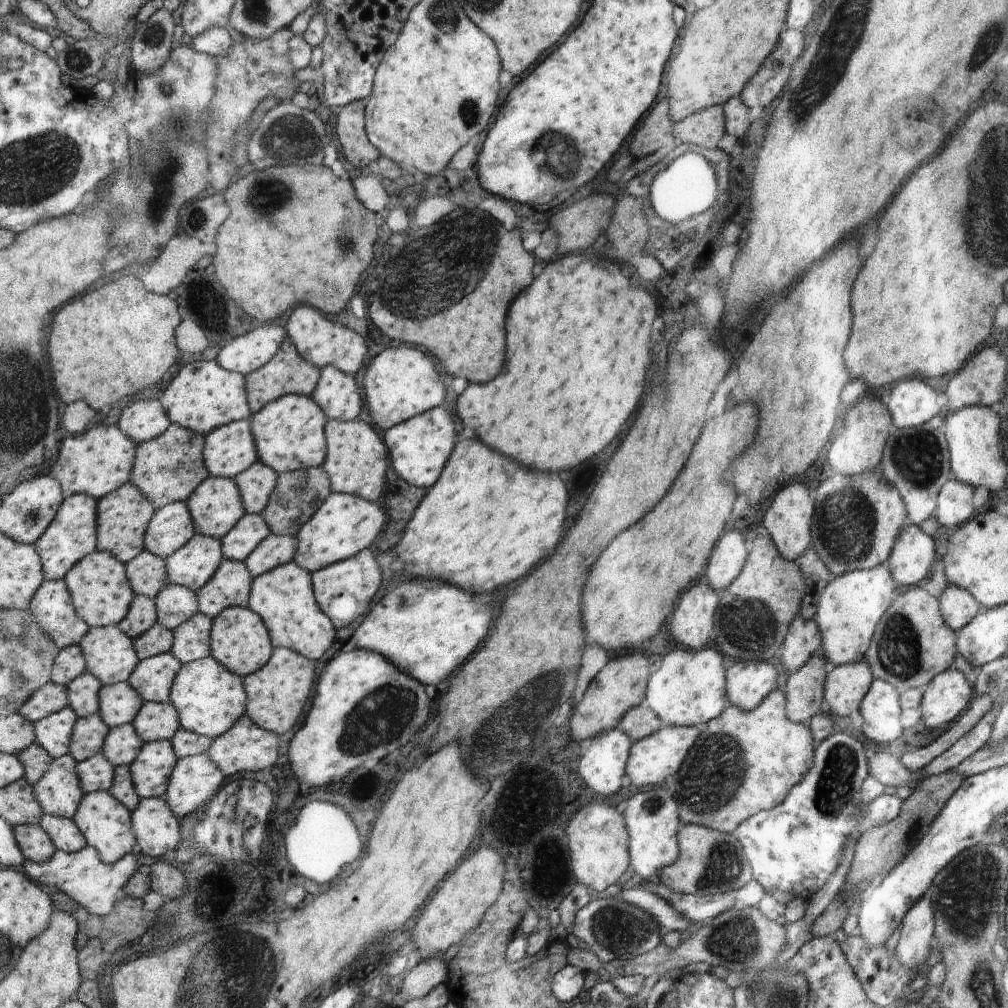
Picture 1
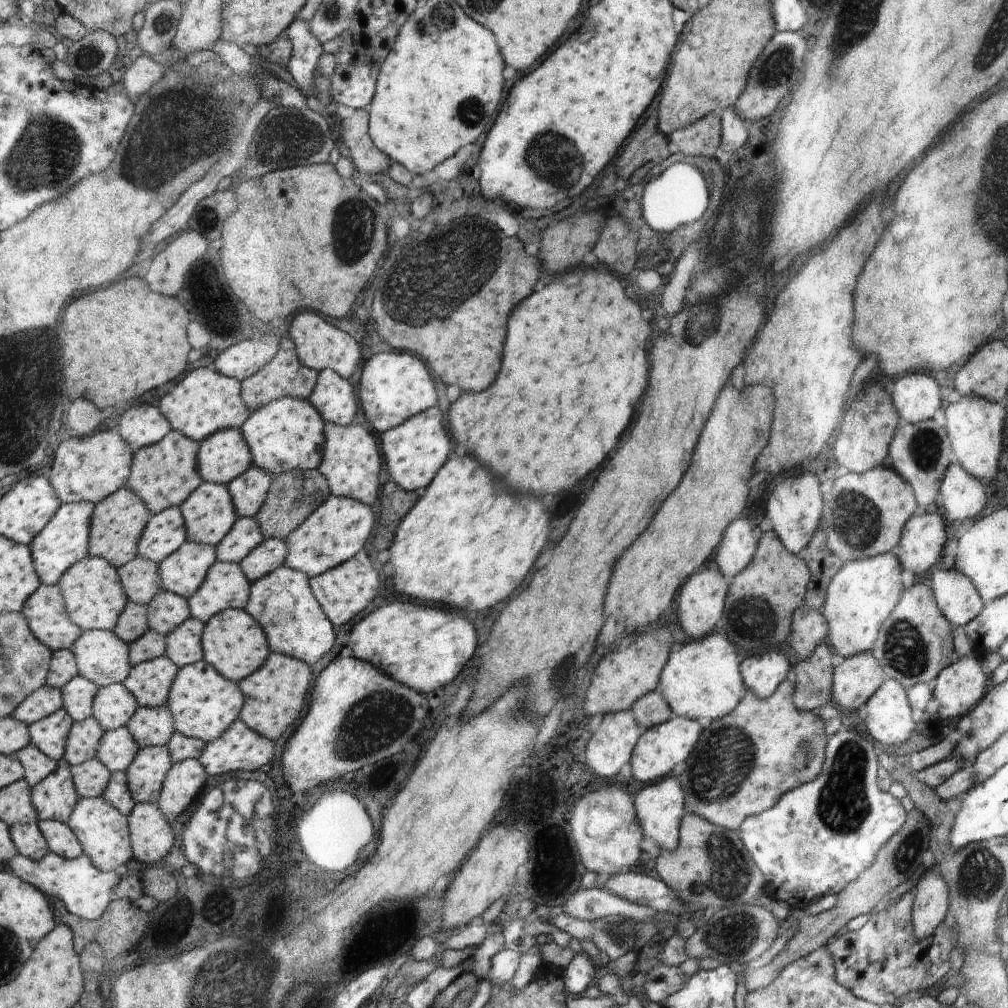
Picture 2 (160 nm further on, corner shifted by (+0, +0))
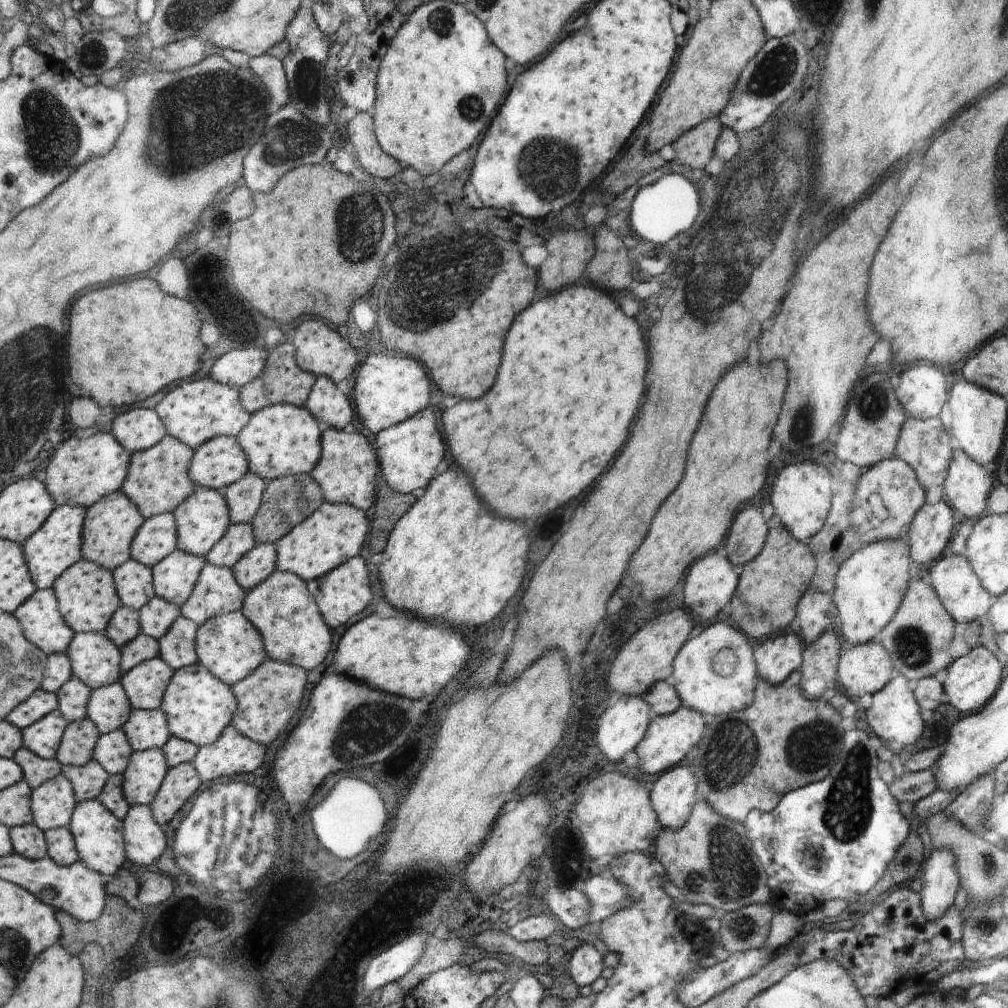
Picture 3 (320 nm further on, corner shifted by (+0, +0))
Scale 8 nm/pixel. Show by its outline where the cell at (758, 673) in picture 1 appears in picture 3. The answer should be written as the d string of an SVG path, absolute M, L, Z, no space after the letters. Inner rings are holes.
M794 633L774 635L755 651L760 679L781 683L803 664L802 644Z

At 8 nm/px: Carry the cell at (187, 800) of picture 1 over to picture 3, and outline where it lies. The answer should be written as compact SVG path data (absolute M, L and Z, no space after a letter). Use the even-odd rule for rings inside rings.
M182 763L169 767L162 788L151 804L158 822L164 827L172 820L186 800L200 788L200 775L193 763Z

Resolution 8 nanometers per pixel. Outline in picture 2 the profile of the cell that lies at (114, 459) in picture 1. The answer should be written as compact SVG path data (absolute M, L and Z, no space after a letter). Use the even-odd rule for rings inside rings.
M118 428L102 430L92 436L66 438L56 450L54 468L50 472L51 482L63 503L87 501L98 505L129 485L136 451Z

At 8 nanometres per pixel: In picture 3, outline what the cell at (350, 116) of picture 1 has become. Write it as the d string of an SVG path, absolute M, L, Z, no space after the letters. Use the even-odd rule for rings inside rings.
M360 113L348 123L348 134L354 146L358 167L368 176L396 179L403 165L388 156L379 145L371 113Z

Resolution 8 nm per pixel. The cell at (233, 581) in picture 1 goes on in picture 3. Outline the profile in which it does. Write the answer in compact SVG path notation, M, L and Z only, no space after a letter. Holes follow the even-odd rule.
M210 564L201 573L202 582L198 582L198 590L193 590L194 598L180 607L181 616L200 627L209 618L241 610L247 592L234 578L232 569Z

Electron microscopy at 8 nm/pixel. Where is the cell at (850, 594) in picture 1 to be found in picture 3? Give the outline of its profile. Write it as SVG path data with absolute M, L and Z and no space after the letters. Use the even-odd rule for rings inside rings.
M882 540L863 545L845 559L836 572L832 598L840 616L835 627L853 646L878 638L906 594L912 560L905 540Z

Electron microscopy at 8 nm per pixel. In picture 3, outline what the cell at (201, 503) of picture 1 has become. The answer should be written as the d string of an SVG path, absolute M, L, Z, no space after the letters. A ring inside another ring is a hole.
M196 488L174 510L177 521L177 548L193 555L205 557L224 534L232 522L229 515L229 505L222 492L214 489Z

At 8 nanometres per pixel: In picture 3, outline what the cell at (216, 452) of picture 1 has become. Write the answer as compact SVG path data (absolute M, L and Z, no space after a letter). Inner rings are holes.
M220 435L193 452L189 477L196 488L222 492L249 472L249 459L236 437Z

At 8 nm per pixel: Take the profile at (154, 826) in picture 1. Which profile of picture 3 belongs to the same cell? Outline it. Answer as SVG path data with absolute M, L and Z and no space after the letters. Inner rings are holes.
M151 805L132 806L129 817L125 820L125 839L129 860L140 866L154 864L156 860L162 858L162 853L168 848L164 827L158 822Z

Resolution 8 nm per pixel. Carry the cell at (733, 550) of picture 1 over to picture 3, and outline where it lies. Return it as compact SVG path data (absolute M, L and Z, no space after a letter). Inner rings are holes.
M746 508L738 514L738 522L734 522L734 534L730 534L726 544L726 554L730 561L745 565L758 556L762 546L765 546L766 520L758 508Z

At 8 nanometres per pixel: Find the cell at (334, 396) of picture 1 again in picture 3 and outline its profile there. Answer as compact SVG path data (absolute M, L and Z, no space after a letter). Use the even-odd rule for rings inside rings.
M317 377L305 407L326 428L342 430L354 418L348 398L334 386L333 379L328 377Z

